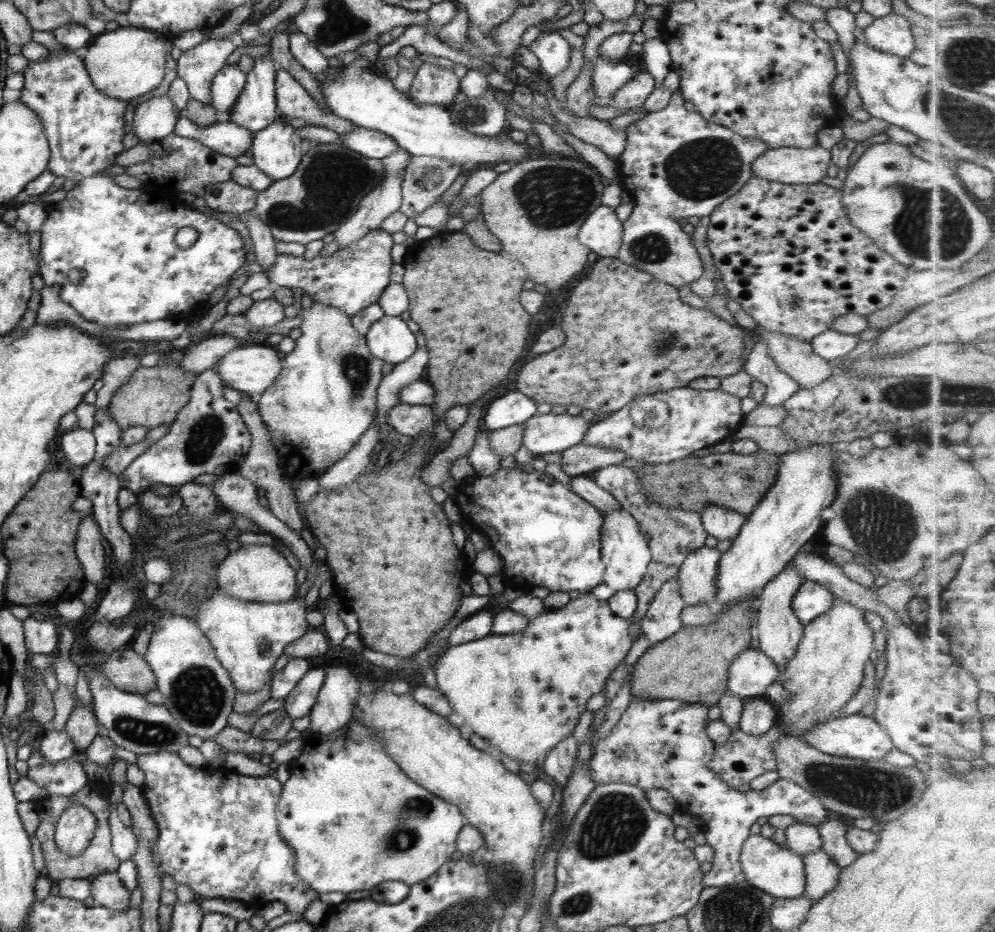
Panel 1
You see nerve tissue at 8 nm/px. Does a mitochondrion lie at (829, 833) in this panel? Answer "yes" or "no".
no

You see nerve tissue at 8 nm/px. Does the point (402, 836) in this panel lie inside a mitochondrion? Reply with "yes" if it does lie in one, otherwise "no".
yes

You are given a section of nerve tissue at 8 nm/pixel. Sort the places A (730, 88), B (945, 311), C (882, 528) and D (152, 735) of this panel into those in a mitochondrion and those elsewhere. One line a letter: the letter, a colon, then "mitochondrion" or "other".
A: other
B: other
C: mitochondrion
D: mitochondrion

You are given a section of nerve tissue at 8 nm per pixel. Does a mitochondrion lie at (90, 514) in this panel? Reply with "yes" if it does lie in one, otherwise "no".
no

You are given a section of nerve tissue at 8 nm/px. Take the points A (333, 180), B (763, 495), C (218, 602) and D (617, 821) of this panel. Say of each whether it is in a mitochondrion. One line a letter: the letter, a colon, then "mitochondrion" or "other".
A: mitochondrion
B: other
C: other
D: mitochondrion

